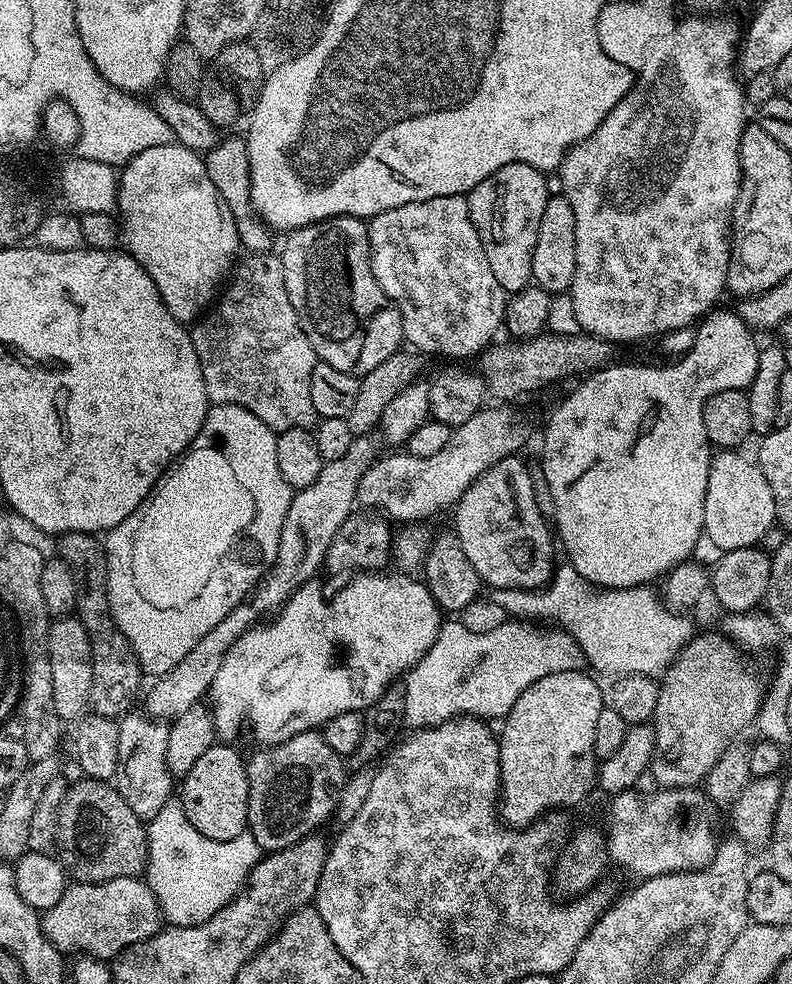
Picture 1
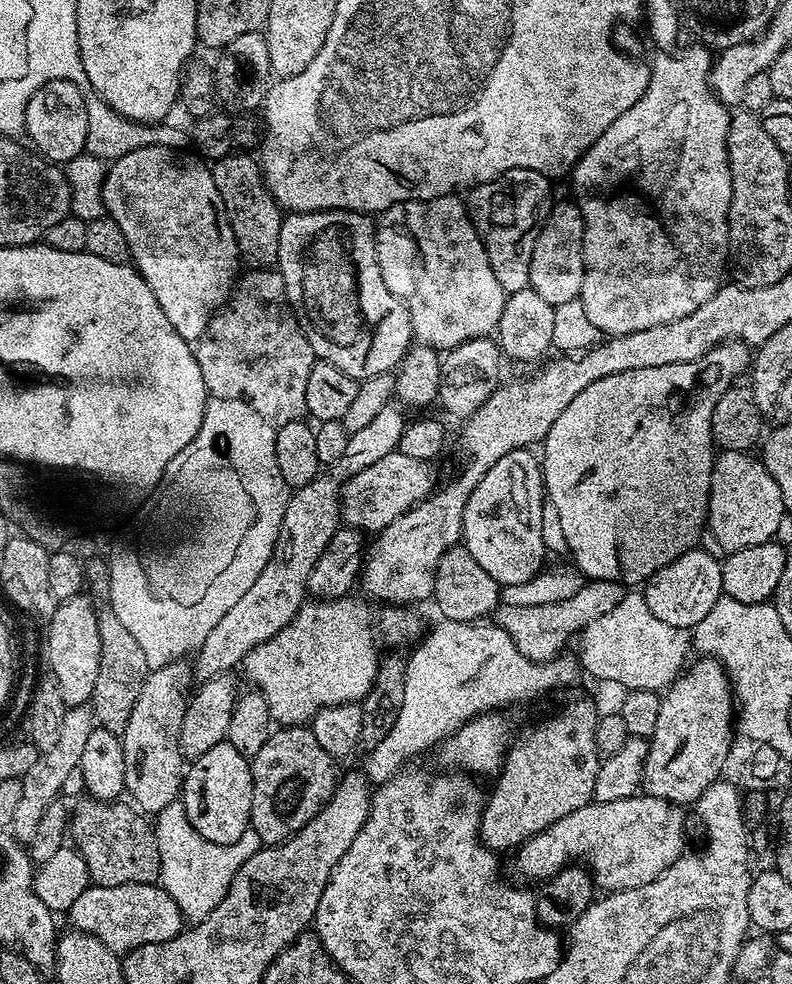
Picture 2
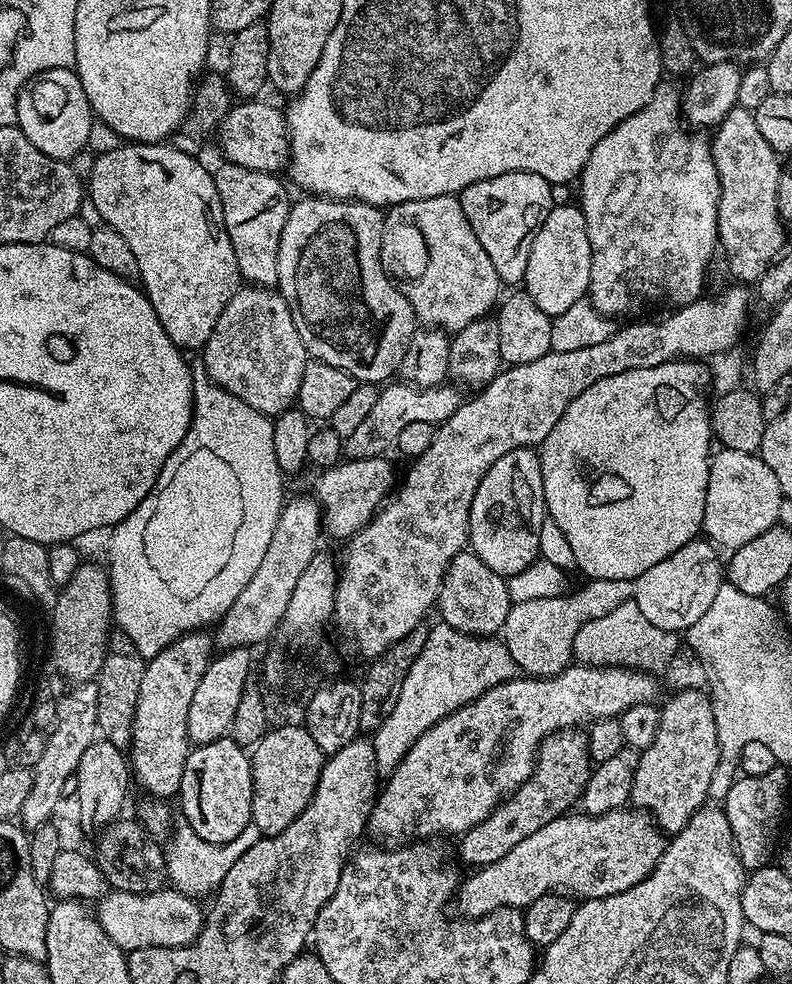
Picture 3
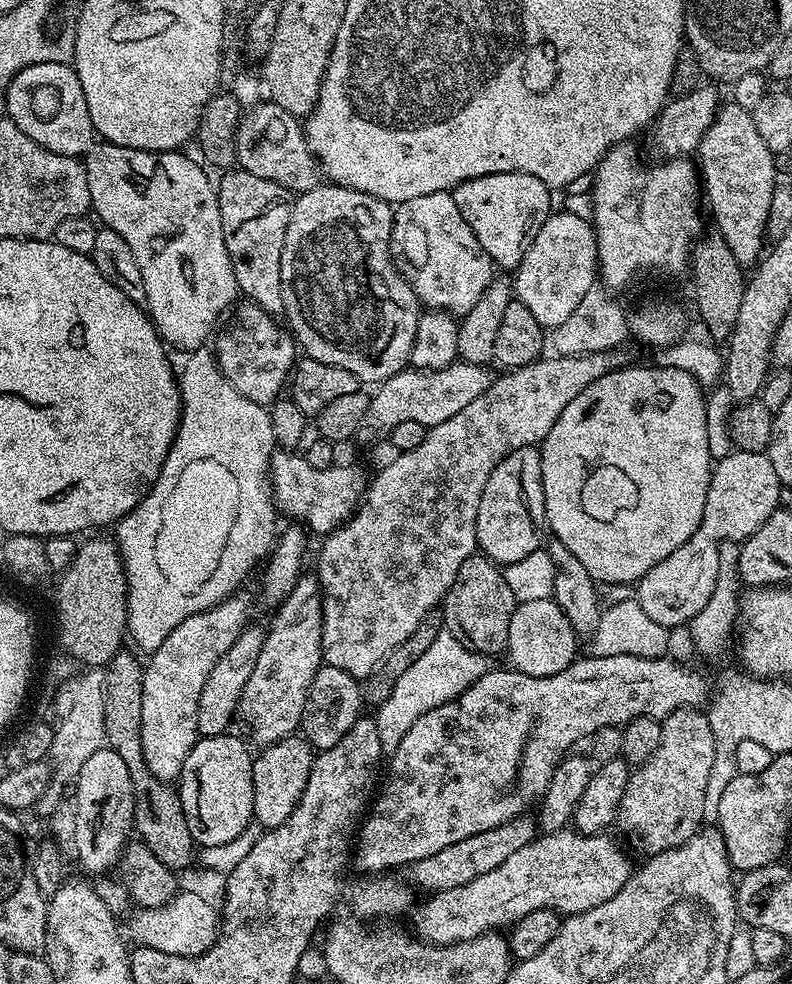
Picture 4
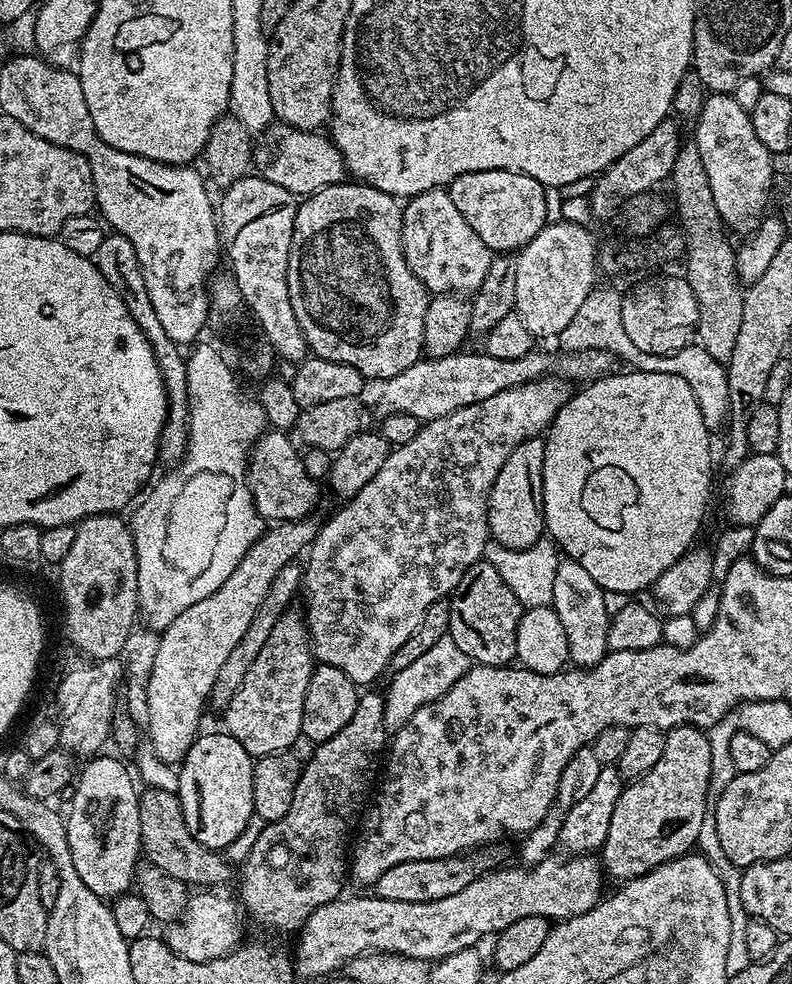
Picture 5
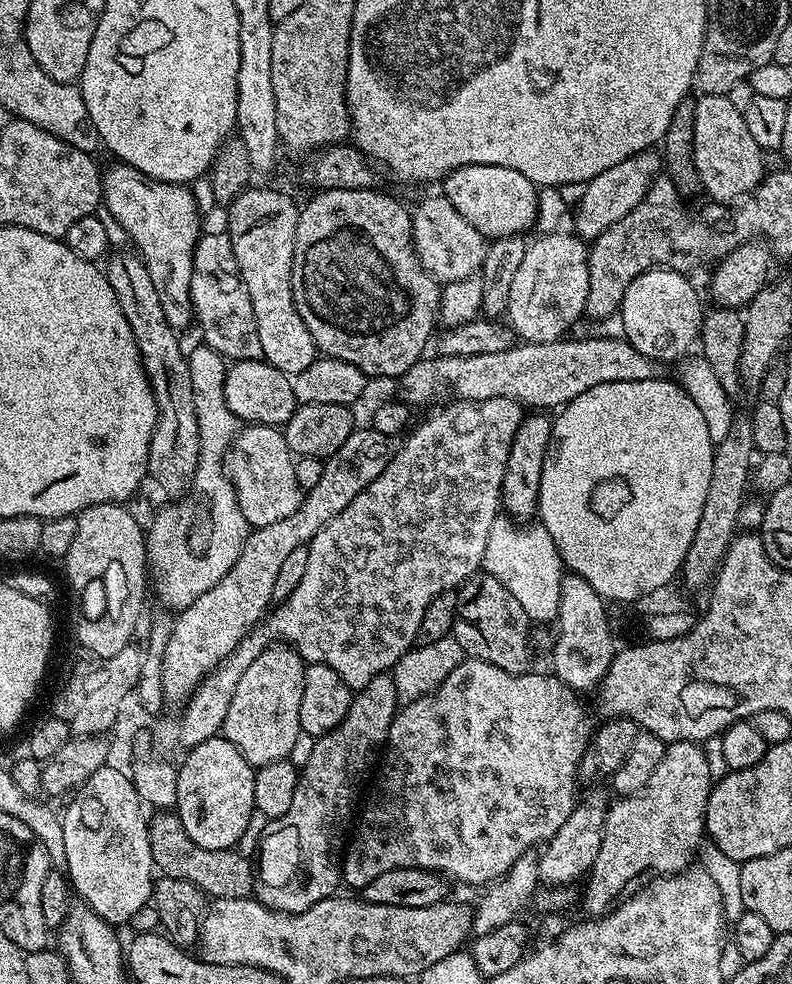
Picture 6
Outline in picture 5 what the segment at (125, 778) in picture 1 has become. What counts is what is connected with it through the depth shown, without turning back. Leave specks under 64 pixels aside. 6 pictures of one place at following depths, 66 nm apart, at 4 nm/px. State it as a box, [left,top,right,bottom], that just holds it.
[146,518,318,765]

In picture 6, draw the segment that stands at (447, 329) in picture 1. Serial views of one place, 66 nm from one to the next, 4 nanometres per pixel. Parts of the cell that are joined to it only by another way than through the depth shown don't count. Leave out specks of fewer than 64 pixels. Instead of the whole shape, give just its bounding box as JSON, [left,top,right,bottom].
[412,194,486,285]

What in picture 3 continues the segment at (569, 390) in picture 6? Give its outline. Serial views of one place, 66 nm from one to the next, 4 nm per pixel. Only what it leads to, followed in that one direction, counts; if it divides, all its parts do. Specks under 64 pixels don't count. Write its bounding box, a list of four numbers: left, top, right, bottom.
[344,382,462,460]

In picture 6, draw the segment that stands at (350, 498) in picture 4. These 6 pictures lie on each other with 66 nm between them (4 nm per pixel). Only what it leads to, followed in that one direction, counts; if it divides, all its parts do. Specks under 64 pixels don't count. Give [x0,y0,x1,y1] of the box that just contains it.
[226,424,305,528]

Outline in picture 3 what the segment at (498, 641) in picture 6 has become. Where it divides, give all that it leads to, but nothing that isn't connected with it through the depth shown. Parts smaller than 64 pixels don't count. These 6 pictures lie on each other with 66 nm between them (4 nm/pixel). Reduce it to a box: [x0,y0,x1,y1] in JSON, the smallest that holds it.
[438,550,512,637]

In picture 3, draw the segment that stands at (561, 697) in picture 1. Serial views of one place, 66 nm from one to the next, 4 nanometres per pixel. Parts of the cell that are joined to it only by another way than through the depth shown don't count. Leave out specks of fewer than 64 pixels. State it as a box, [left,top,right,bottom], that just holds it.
[459,727,589,869]

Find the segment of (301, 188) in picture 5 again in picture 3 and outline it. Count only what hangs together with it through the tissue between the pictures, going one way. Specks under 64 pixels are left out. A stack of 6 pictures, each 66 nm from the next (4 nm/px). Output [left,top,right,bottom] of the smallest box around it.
[219,98,288,174]

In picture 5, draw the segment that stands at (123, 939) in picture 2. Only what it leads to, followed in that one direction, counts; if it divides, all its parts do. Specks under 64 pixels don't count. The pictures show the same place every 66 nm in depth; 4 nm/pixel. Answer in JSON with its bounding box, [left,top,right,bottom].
[162,890,245,962]

